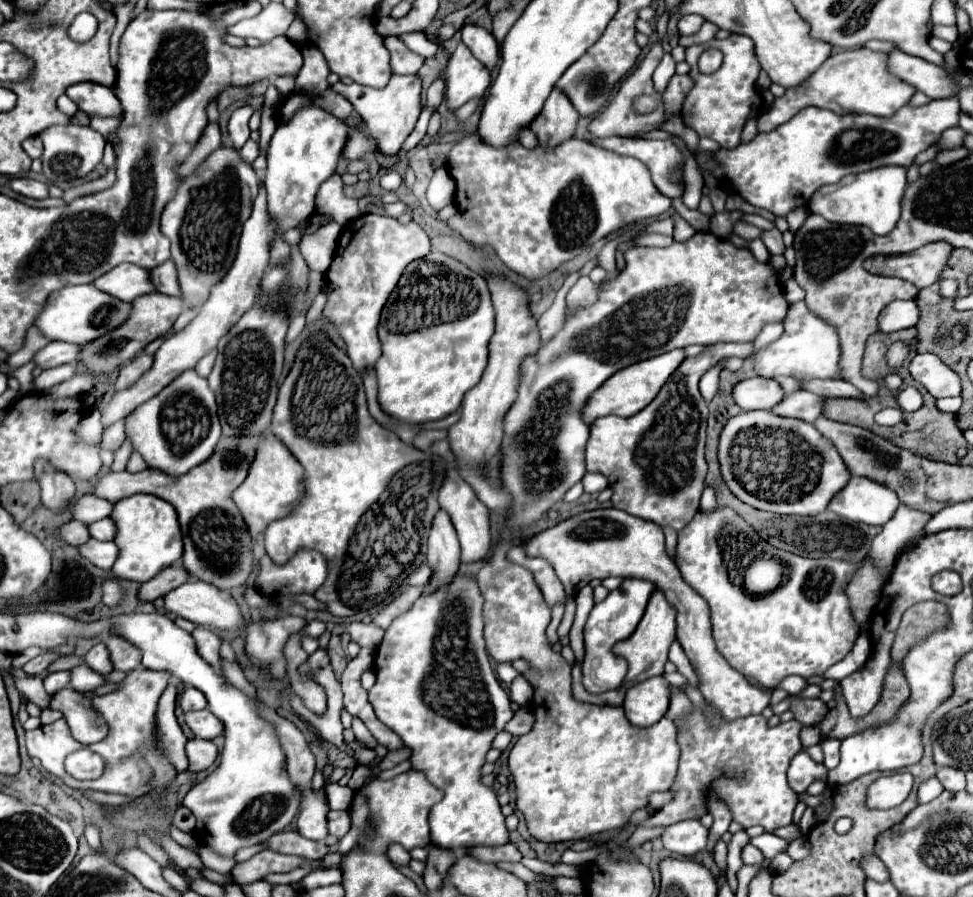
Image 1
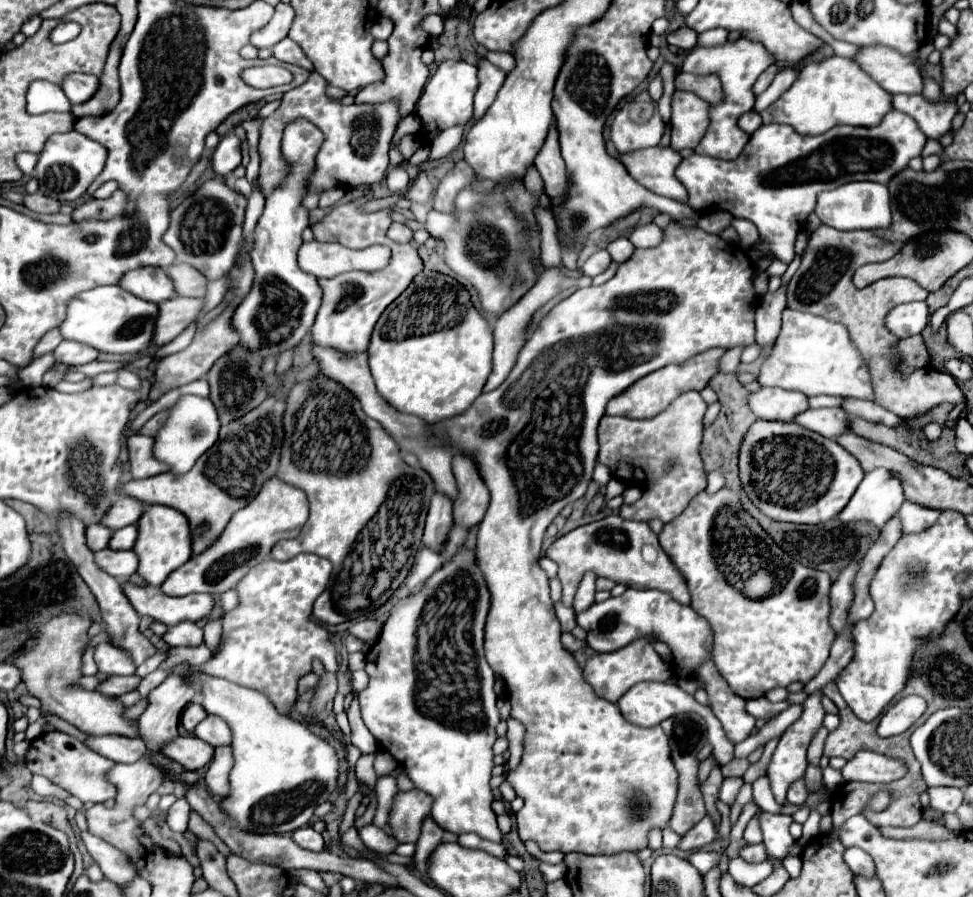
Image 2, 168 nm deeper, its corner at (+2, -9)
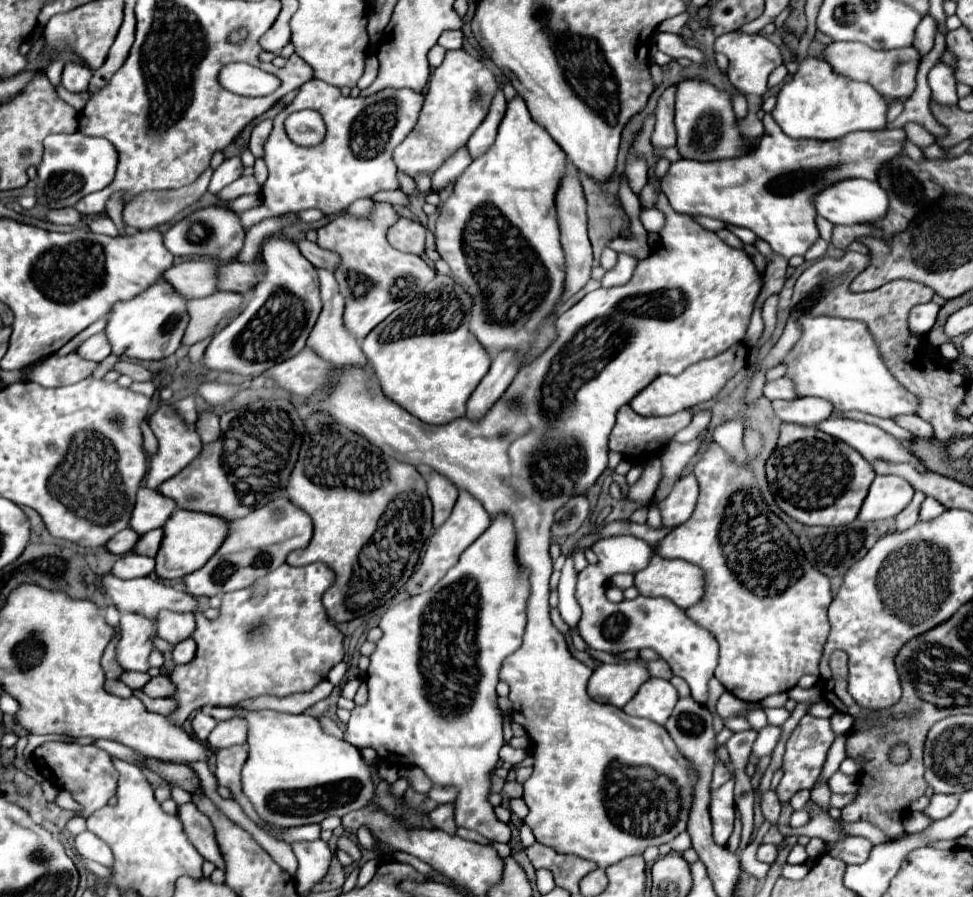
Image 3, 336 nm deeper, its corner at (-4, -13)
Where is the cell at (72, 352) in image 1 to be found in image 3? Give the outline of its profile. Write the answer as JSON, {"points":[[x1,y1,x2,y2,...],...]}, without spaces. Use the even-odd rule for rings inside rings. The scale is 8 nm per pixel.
{"points":[[94,334,92,338,88,338,80,348,78,354,86,360,94,360,94,362,102,362,108,354,110,354,110,342,106,342,106,334]]}

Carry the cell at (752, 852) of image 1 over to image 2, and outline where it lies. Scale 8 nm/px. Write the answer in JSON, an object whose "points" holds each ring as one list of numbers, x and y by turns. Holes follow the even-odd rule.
{"points":[[754,844,754,846,746,846,740,850,740,858,746,862,764,862,766,860,766,850,762,844]]}

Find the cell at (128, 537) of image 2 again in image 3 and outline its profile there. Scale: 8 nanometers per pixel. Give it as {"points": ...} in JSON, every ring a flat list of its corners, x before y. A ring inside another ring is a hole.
{"points":[[162,528,152,530,152,532,144,534,144,536,138,540,138,544,136,544,134,552,138,552,138,554,150,552,150,556,154,558,154,556,156,556,156,552,158,552,158,548,160,548,160,544,162,544,162,538,164,538,164,530,162,530]]}

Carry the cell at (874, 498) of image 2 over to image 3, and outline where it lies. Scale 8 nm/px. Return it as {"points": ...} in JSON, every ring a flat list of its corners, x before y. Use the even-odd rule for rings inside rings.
{"points":[[876,476,858,520,886,520,898,516,912,500,914,488,902,476]]}

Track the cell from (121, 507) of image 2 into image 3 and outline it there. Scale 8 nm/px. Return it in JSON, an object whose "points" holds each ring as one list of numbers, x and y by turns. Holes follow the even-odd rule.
{"points":[[140,486,138,496,136,496,136,506,132,512,132,520,130,520,130,528,138,532,140,536,154,528,162,528,174,510,176,510,174,500,162,496,158,490]]}

